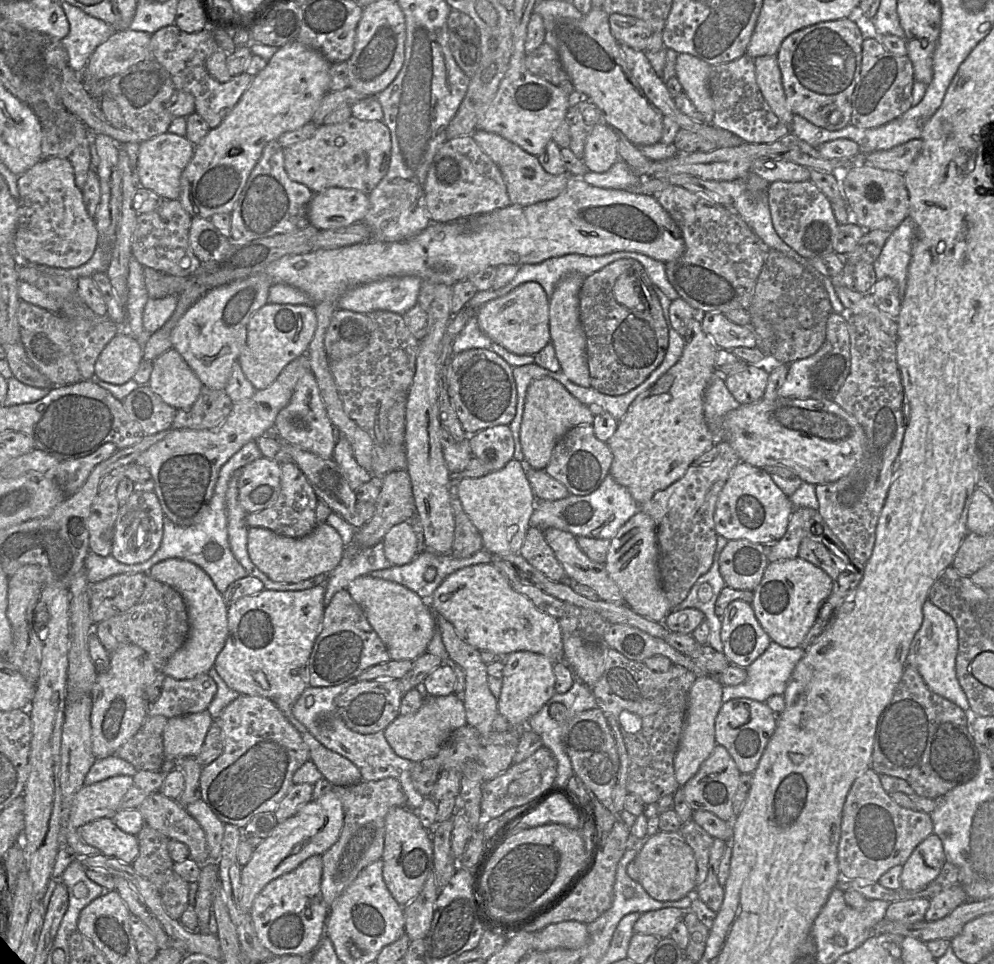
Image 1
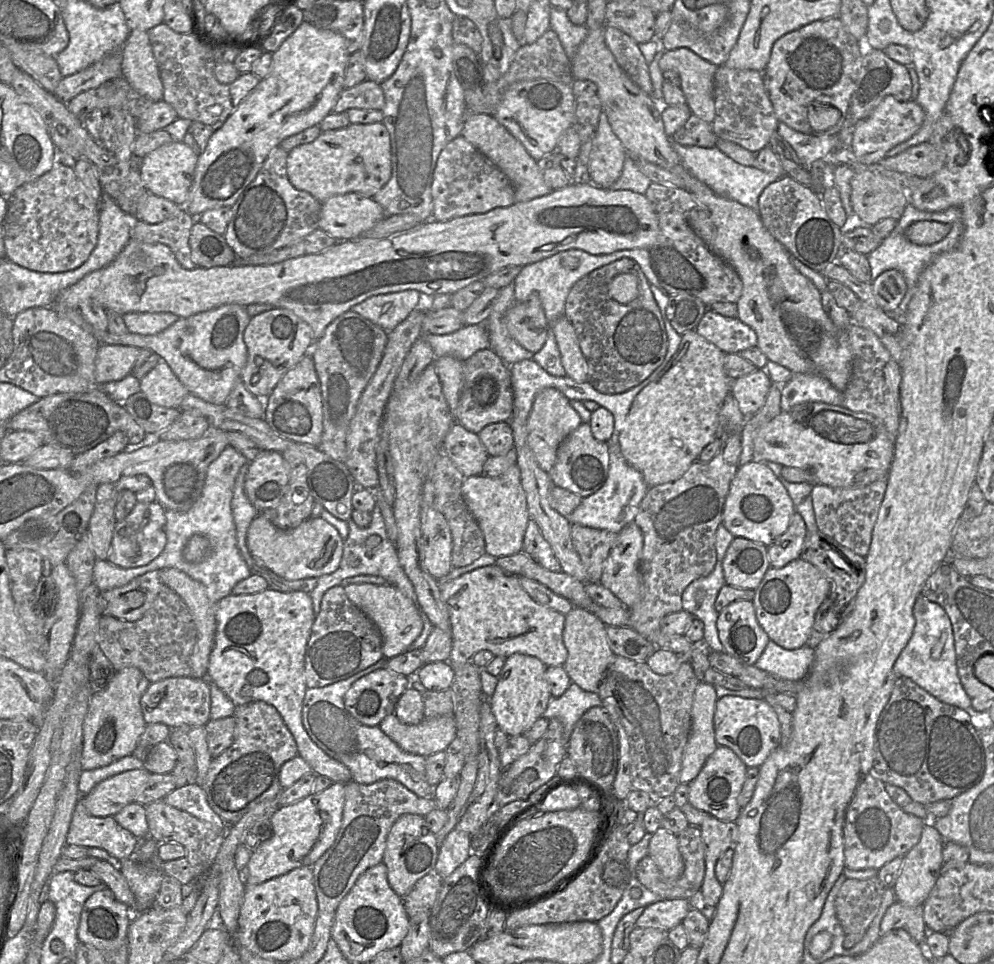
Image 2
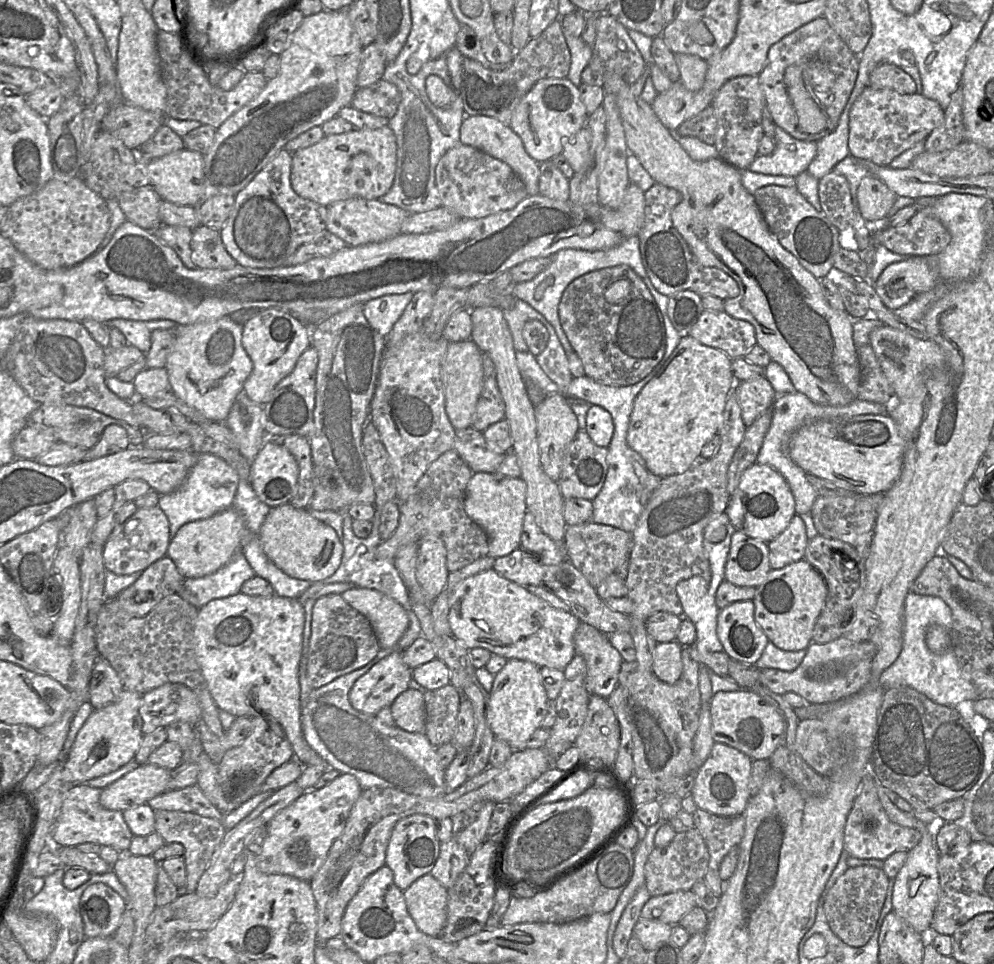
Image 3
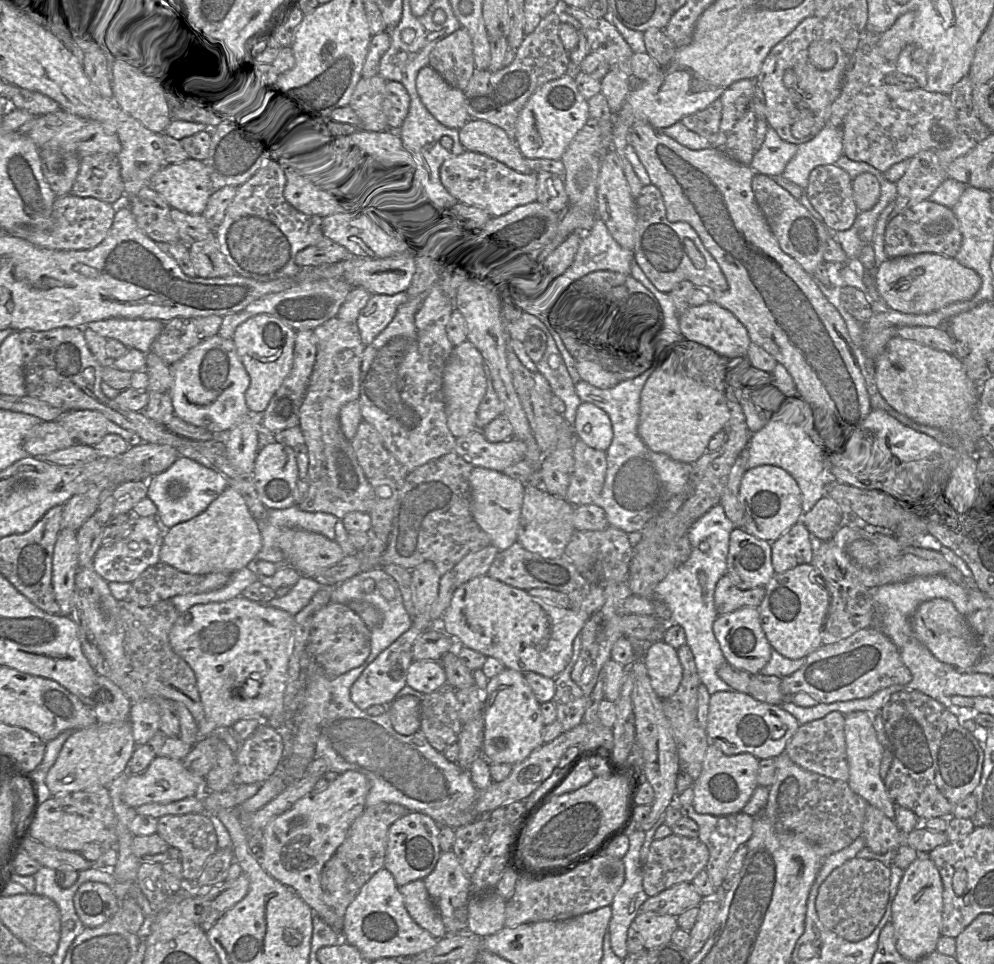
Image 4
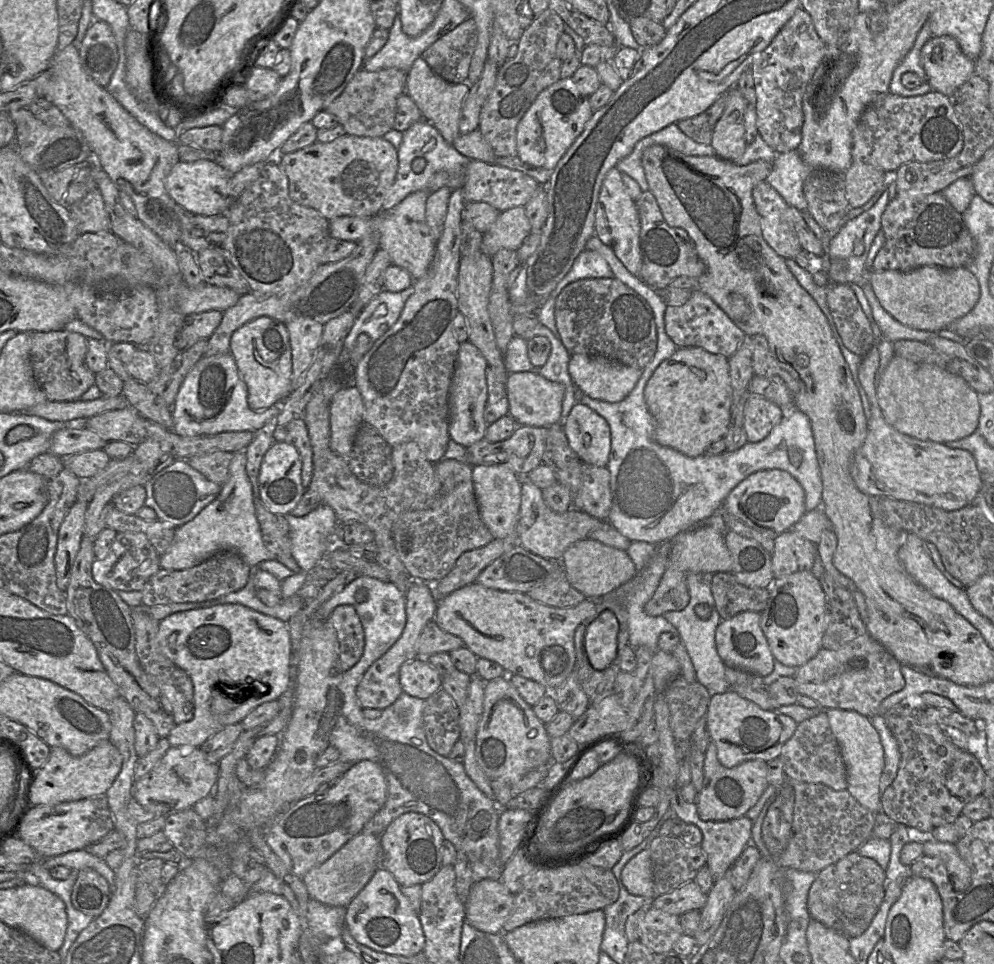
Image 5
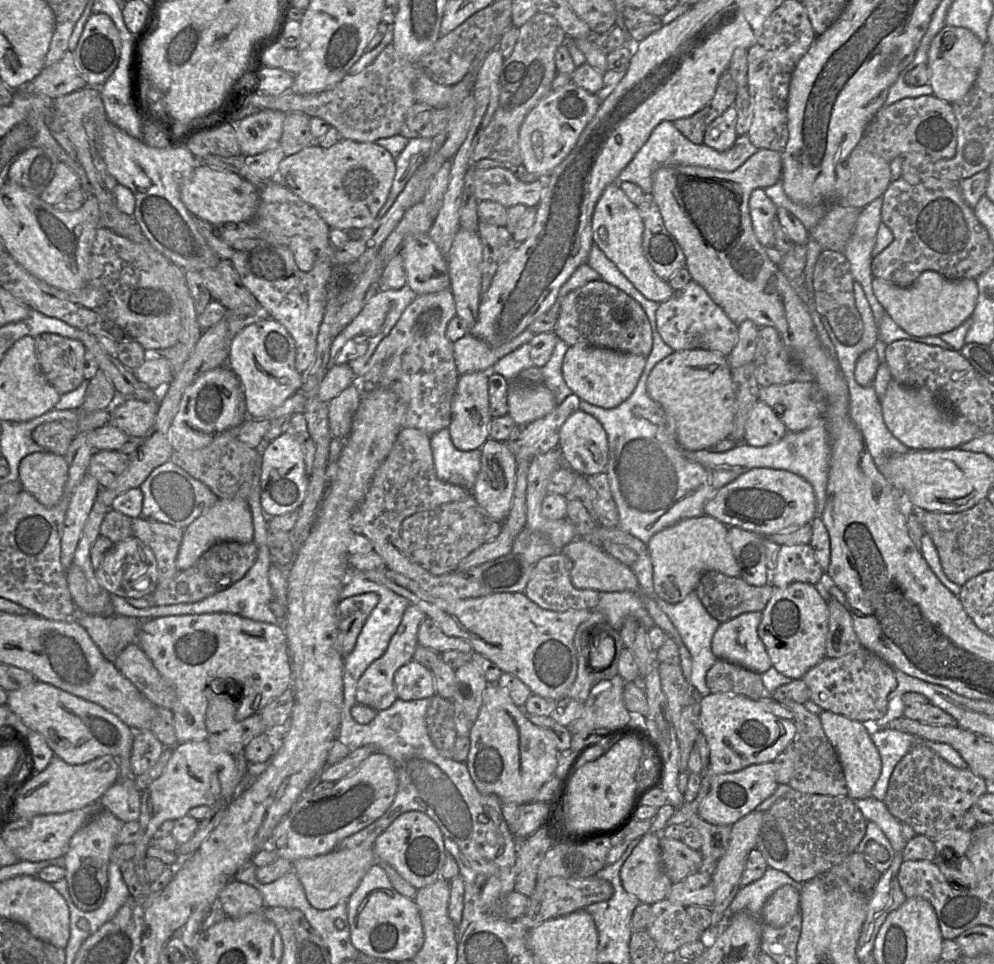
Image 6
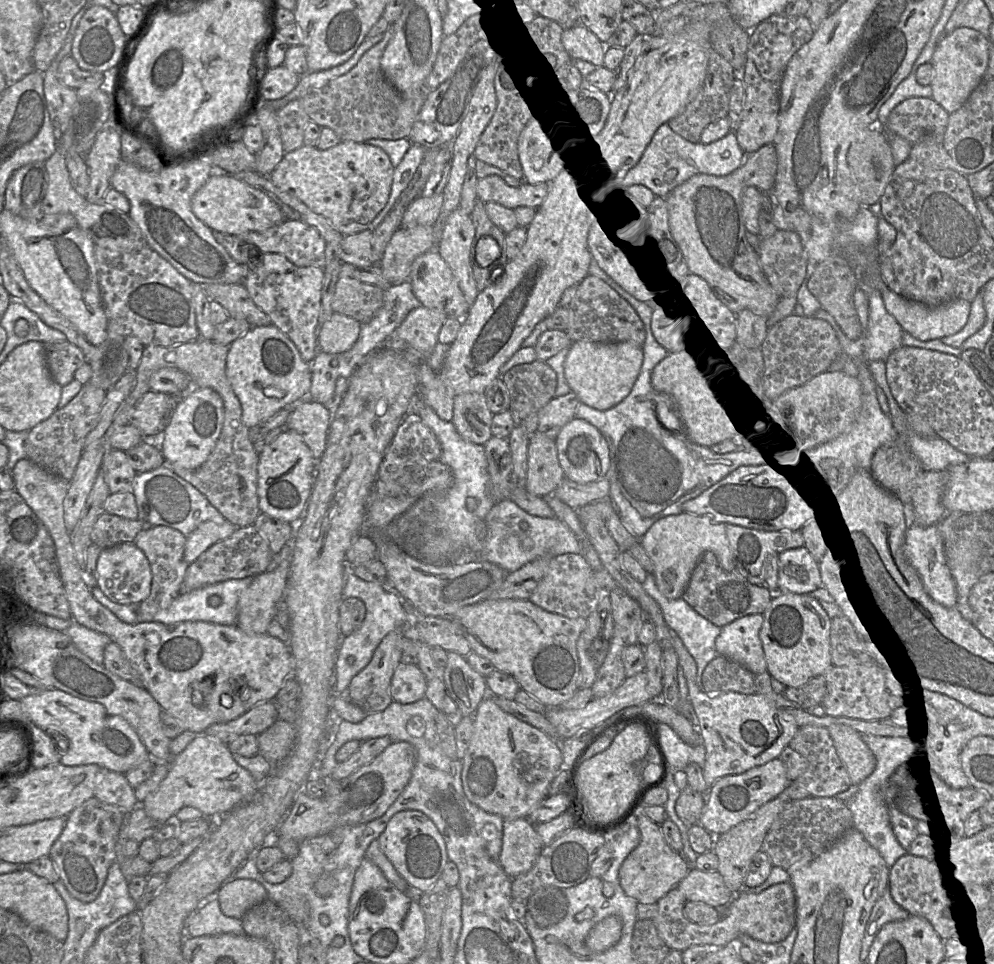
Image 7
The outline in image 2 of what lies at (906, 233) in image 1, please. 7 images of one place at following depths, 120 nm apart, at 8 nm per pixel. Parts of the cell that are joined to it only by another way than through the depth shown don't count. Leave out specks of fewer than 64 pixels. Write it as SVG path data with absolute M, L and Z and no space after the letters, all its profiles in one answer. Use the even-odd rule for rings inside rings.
M910 203L906 205L904 212L898 220L894 230L874 251L867 255L867 260L871 269L871 282L874 281L882 272L890 269L896 269L901 272L906 281L907 291L905 296L896 310L890 313L905 313L907 311L909 302L911 301L916 291L917 283L923 270L932 262L936 256L956 247L961 239L963 231L964 224L962 221L961 211L958 208L950 207L944 211L927 212L918 210ZM918 221L934 221L943 224L950 224L952 226L947 236L940 242L932 245L921 246L910 242L905 235L907 228L911 224Z

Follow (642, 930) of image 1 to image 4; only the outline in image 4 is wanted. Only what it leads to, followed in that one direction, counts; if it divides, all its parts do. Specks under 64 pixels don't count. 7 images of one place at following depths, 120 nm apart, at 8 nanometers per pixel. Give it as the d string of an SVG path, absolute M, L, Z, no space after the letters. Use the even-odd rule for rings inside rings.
M682 882L649 897L641 912L679 916L692 907L698 907L702 899L692 882Z

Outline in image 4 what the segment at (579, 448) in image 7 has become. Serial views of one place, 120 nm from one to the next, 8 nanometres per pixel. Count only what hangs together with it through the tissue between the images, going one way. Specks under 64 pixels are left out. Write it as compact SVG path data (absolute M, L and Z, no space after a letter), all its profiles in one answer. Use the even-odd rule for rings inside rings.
M582 402L577 409L573 426L576 438L591 448L606 452L613 439L608 414L592 403Z

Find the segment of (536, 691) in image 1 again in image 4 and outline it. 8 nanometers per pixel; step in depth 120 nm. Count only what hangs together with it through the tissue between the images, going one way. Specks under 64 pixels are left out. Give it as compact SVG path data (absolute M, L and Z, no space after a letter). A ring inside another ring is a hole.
M505 668L500 674L489 680L483 695L482 756L489 764L518 764L544 744L542 732L545 724L540 710L541 704L535 697L523 672Z

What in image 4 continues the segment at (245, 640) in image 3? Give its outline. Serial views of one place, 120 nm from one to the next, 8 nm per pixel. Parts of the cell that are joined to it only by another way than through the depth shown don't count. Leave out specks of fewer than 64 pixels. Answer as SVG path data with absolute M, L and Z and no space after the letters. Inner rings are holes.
M244 596L197 605L182 613L174 623L169 641L173 651L185 660L195 673L205 717L198 723L199 740L217 728L232 727L244 718L270 718L283 701L288 681L288 664L294 636L294 616L290 613L251 601Z

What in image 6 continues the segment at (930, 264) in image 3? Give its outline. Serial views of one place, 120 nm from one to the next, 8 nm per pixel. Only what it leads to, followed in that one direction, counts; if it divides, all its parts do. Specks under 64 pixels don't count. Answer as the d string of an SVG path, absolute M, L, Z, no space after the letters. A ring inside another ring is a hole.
M932 270L922 272L909 287L899 287L882 278L872 279L877 301L892 320L912 336L939 336L959 327L976 306L978 286L974 279L948 279Z

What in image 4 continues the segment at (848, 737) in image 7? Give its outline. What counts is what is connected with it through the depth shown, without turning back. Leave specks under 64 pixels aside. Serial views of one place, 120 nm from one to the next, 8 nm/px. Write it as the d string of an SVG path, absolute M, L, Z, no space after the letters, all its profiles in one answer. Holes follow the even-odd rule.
M852 712L845 715L844 735L849 768L848 785L853 792L865 799L868 804L877 807L887 817L894 820L895 804L889 797L884 780L880 776L883 747L879 743L874 730L872 715L867 712Z

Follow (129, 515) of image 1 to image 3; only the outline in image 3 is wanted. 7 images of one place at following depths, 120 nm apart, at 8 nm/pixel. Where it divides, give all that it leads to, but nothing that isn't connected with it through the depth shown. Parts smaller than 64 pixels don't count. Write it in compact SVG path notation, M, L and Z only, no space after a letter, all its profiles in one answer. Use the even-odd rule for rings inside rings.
M158 506L137 509L129 518L129 522L136 523L136 527L130 534L124 535L123 530L116 538L109 538L103 547L105 569L117 575L132 575L143 572L150 565L166 556L170 543L168 519ZM137 535L140 537L140 542L137 546L132 547L130 539Z

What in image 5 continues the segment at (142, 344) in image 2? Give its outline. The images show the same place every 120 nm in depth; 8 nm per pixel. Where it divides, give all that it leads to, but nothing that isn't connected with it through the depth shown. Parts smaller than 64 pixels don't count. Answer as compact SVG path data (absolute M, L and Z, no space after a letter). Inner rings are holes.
M215 355L202 357L186 375L176 396L172 408L173 431L186 437L214 435L228 431L255 432L267 424L274 424L281 405L273 405L262 411L253 411L247 402L247 386L241 379L232 355Z

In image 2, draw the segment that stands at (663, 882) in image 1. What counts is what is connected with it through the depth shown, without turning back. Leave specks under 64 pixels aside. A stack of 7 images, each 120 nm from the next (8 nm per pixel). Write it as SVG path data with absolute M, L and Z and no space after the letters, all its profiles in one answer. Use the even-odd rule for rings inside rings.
M662 826L650 839L648 856L667 880L677 880L684 871L684 862L678 848L678 837Z

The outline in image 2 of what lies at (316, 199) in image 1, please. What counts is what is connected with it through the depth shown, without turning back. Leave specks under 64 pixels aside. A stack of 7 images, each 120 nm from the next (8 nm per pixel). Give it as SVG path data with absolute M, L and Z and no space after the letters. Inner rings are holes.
M340 194L322 203L319 229L336 241L355 240L385 217L383 208L372 197Z

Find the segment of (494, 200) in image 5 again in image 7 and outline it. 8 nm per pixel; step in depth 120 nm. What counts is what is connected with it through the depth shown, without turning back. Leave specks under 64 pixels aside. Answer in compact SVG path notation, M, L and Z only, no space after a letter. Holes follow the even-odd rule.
M489 175L478 180L478 199L487 203L494 201L508 208L521 206L538 208L550 190L550 182L530 184L525 182L519 186L511 186L498 175Z

